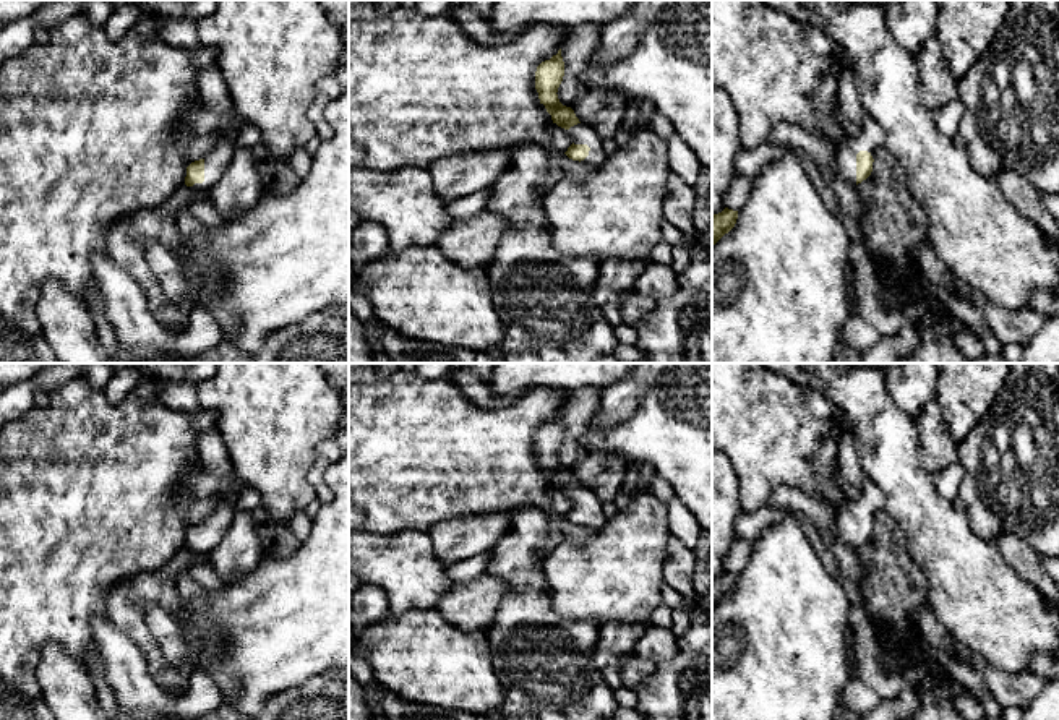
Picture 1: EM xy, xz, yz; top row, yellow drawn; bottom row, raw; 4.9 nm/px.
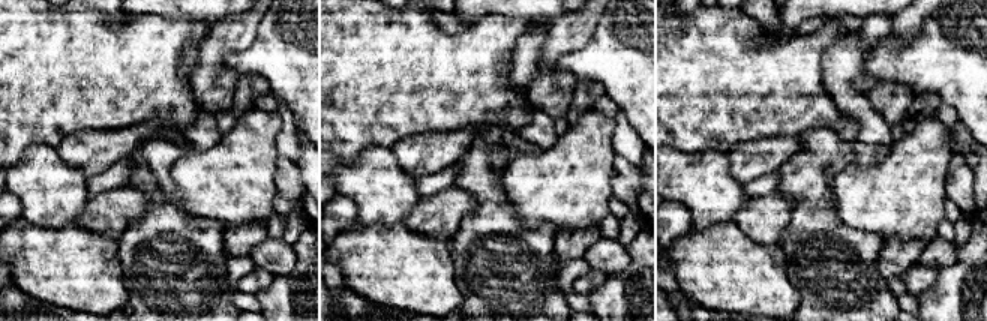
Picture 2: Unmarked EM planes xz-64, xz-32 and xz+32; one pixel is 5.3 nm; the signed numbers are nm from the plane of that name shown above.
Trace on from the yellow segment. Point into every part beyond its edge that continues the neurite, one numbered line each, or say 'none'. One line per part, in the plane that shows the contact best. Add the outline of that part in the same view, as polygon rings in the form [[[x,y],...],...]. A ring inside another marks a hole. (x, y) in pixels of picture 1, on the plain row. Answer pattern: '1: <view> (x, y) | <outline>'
1: yz (873, 500) | [[[868,478],[863,482],[861,498],[856,501],[847,501],[837,514],[838,538],[851,546],[856,546],[856,517],[868,514],[872,522],[876,514],[885,506],[884,493]]]

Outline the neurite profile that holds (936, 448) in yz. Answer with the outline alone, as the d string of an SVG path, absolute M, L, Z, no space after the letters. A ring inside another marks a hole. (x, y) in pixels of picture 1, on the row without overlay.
M937 399L924 404L915 423L918 426L918 461L928 474L934 475L957 462L958 443L944 422Z

